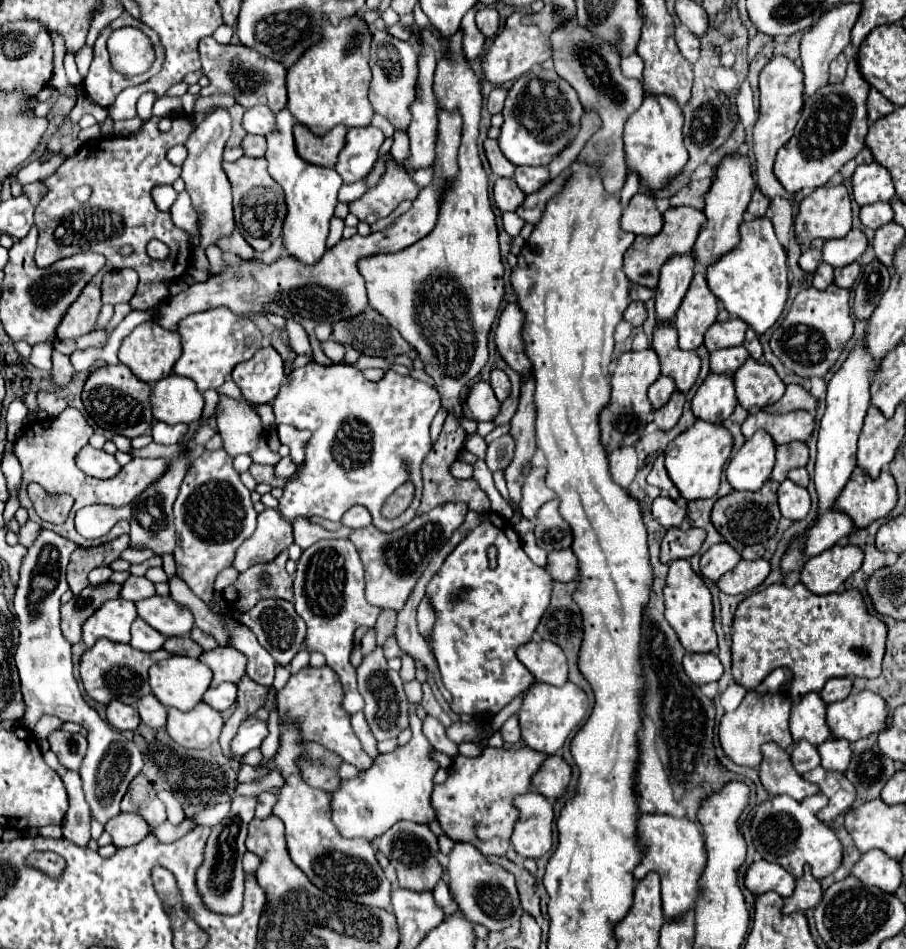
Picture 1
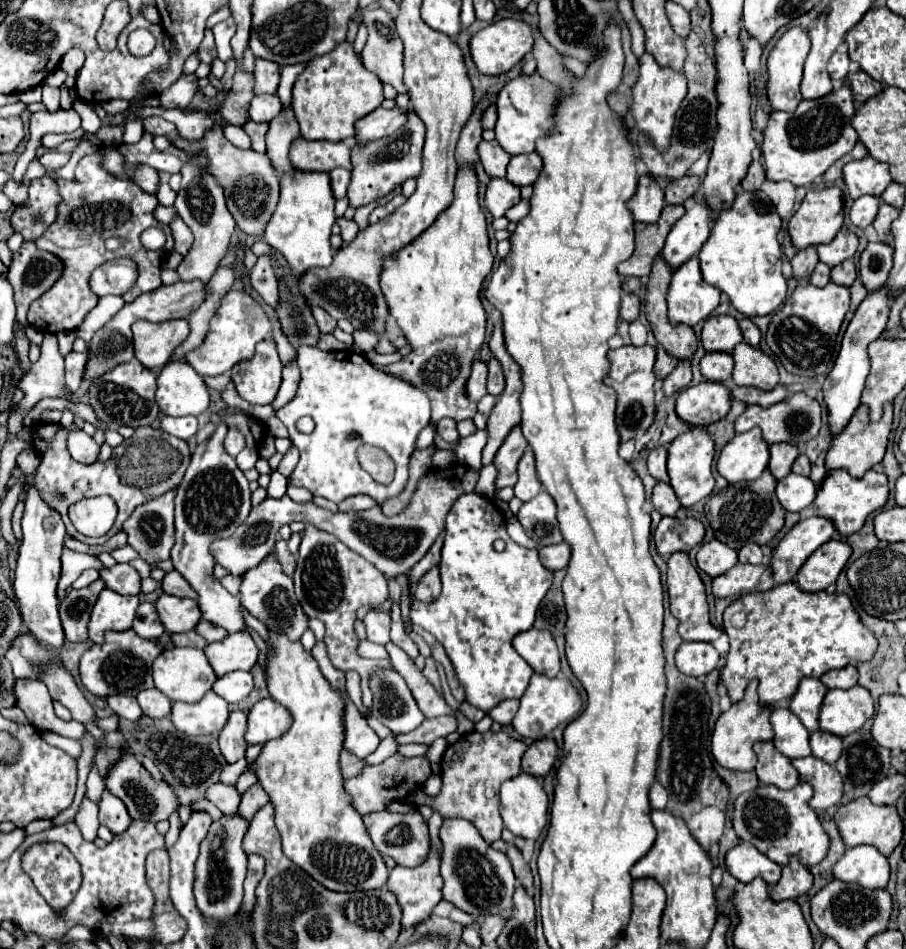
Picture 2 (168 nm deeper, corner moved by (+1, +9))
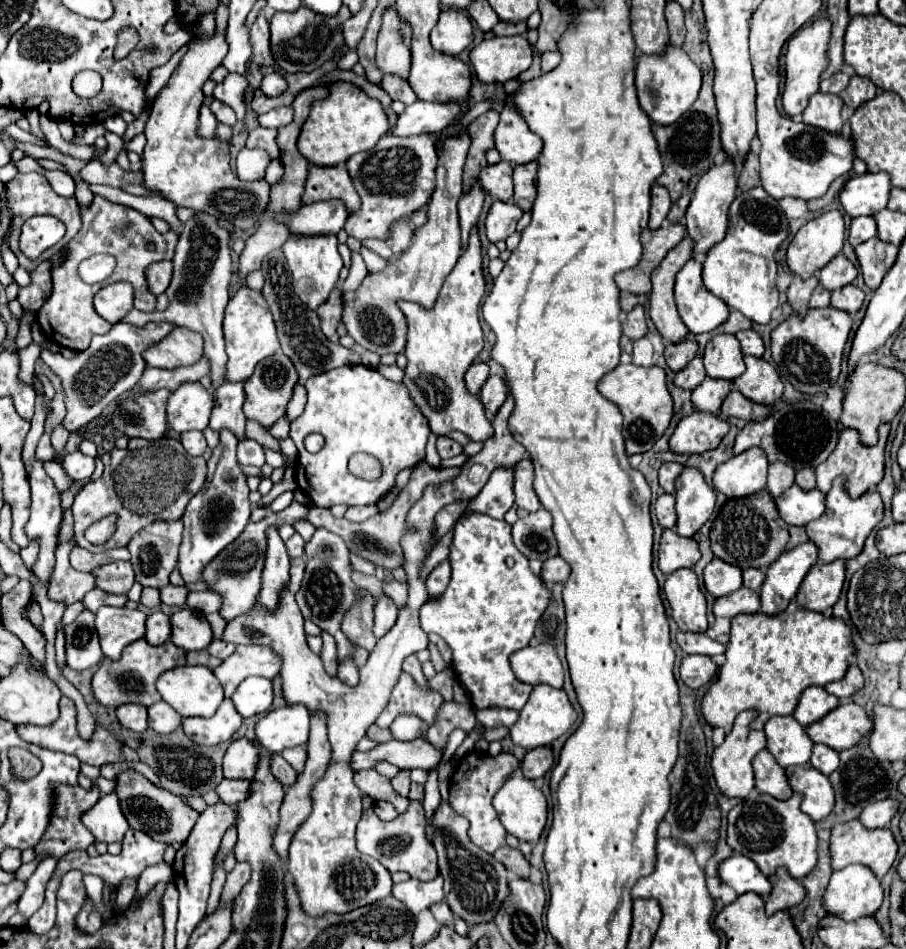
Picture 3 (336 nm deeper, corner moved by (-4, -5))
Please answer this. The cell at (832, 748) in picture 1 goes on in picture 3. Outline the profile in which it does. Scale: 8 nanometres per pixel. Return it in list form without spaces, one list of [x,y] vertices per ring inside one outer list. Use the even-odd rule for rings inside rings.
[[[815,744],[813,756],[811,756],[811,764],[813,764],[819,772],[823,772],[825,776],[829,776],[829,774],[835,772],[837,766],[839,766],[839,752],[835,752],[835,750],[829,748],[829,746]]]

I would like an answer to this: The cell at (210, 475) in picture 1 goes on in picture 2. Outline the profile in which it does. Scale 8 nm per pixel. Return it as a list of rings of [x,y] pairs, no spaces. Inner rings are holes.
[[[220,422],[216,424],[214,434],[196,446],[184,480],[176,490],[176,544],[172,548],[172,562],[174,568],[196,590],[202,618],[226,628],[228,632],[240,632],[244,630],[244,618],[240,618],[240,600],[228,594],[212,576],[216,562],[210,554],[210,544],[214,540],[228,538],[252,510],[248,480],[236,466],[234,458],[224,450],[226,432],[228,426]]]

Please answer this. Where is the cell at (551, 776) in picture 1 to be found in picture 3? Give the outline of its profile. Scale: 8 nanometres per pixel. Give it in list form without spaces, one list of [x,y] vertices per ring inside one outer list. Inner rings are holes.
[[[549,746],[529,750],[527,756],[523,758],[523,764],[521,764],[521,772],[529,780],[543,778],[551,768],[553,768],[553,752]]]

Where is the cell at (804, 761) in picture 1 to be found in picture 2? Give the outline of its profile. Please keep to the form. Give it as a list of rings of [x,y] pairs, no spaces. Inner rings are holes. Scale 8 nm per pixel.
[[[774,708],[770,714],[770,724],[774,728],[774,746],[786,758],[804,758],[810,752],[810,734],[804,724],[788,710],[788,708]]]

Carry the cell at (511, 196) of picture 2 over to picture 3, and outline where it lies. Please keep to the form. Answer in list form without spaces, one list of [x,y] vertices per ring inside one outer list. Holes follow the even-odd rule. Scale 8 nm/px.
[[[495,200],[487,214],[487,220],[485,220],[487,238],[491,242],[499,242],[499,240],[505,240],[507,236],[511,236],[517,228],[521,214],[523,214],[523,210],[517,208],[513,202]]]

